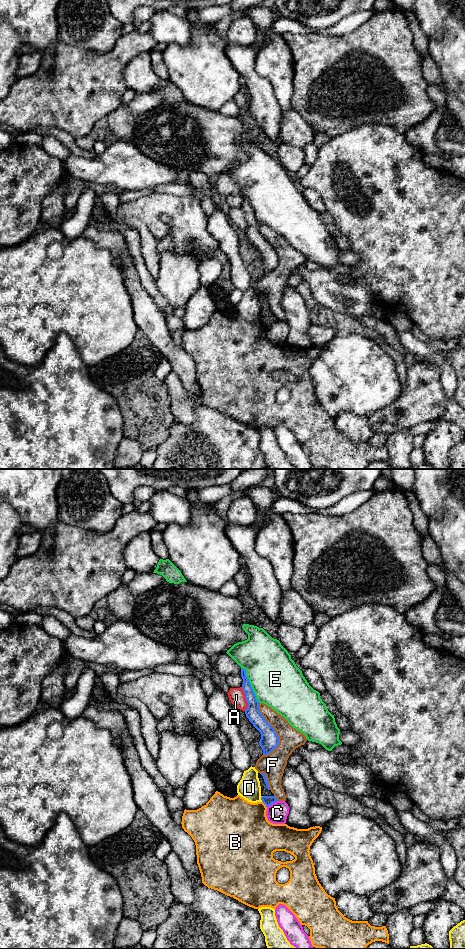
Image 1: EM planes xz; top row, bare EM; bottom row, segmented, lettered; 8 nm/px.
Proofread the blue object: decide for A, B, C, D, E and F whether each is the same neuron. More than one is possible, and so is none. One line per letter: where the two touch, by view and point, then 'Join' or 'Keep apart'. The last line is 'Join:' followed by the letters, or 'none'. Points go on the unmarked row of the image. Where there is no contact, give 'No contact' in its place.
A: Touches blue at xz (246, 219). Keep apart
B: Touches blue at xz (264, 323). Keep apart
C: Touches blue at xz (272, 323). Keep apart
D: Touches blue at xz (261, 319). Keep apart
E: Touches blue at xz (250, 205). Keep apart
F: Touches blue at xz (274, 250). Keep apart
Join: none

